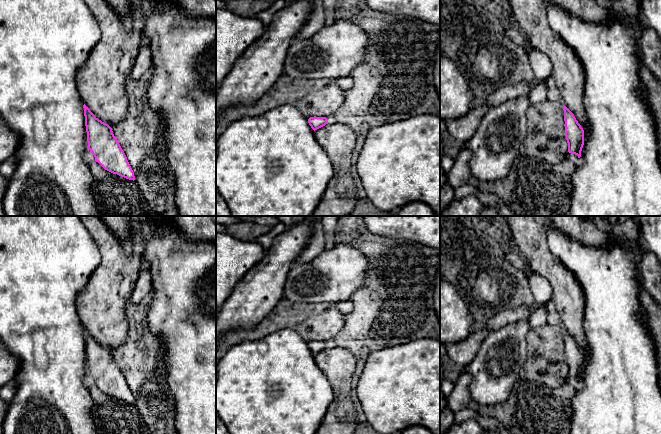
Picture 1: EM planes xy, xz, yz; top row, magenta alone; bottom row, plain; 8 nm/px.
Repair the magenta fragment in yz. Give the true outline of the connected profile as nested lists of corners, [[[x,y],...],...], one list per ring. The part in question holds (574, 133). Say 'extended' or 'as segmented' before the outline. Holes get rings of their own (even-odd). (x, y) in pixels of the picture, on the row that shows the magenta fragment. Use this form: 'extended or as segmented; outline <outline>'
as segmented; outline [[[563,106],[565,121],[565,136],[568,143],[568,152],[580,158],[584,145],[584,130],[576,120],[574,114]]]

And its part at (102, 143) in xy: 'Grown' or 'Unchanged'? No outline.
Unchanged

